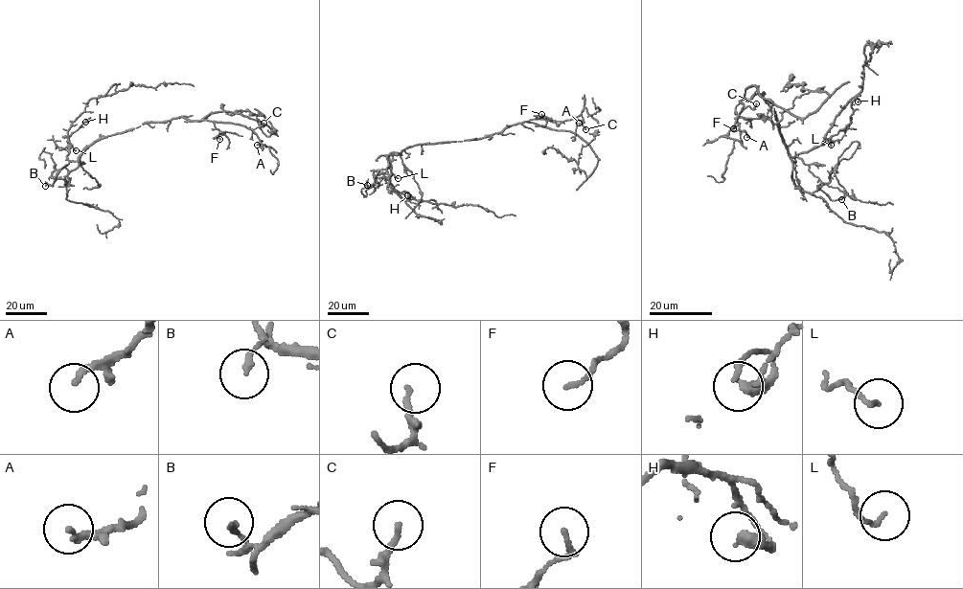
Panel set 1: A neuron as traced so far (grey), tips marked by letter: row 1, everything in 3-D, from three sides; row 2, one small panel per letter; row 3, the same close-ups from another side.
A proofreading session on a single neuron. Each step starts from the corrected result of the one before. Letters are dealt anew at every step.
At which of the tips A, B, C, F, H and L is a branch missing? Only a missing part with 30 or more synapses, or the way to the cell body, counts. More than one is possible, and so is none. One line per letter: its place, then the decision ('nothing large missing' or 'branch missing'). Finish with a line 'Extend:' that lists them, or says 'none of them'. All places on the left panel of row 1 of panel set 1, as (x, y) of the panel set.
A: (257, 145) | nothing large missing
B: (45, 186) | nothing large missing
C: (263, 123) | nothing large missing
F: (219, 139) | nothing large missing
H: (85, 122) | nothing large missing
L: (76, 150) | nothing large missing
Extend: none of them

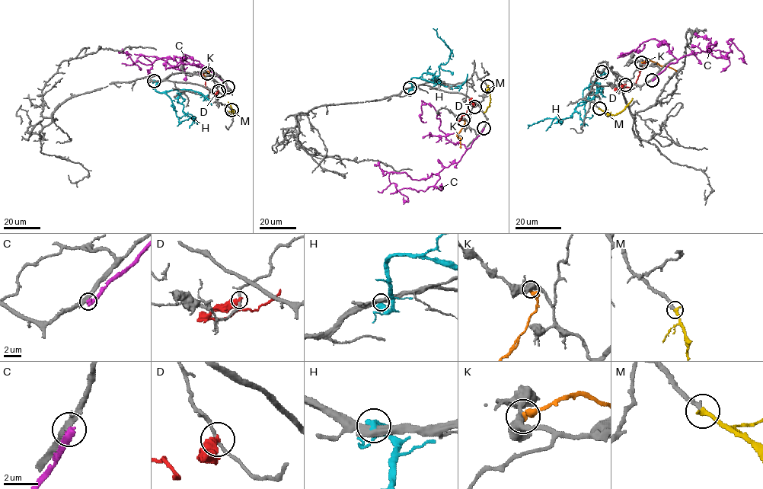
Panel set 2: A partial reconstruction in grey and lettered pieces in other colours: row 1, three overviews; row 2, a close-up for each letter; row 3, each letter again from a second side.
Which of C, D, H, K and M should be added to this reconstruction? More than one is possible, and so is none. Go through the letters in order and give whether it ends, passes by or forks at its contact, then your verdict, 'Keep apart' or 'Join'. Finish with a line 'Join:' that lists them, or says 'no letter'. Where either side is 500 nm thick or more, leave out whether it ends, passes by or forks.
C: It ends there. Keep apart
D: It ends there. Keep apart
H: Keep apart
K: Keep apart
M: It ends there. Join
Join: M

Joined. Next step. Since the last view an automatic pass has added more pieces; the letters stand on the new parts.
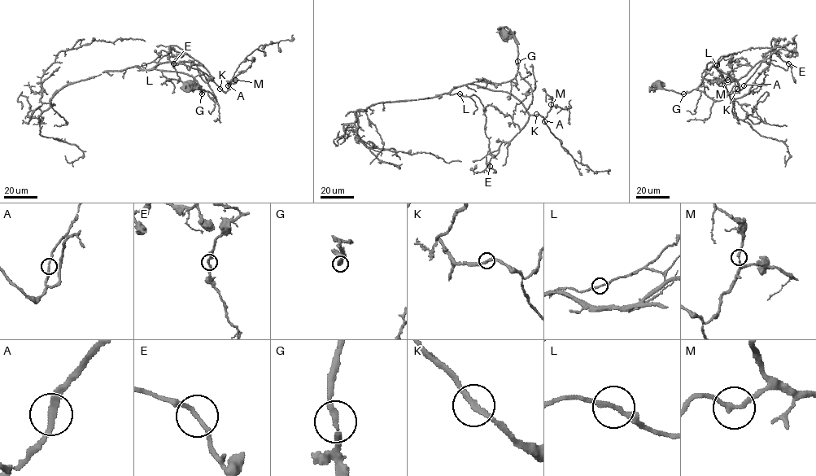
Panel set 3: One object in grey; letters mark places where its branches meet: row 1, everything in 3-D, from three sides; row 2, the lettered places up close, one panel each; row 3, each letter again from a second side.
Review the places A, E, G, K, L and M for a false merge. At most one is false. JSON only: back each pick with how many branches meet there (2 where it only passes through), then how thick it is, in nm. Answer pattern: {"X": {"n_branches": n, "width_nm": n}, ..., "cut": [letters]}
{"cut": []}

